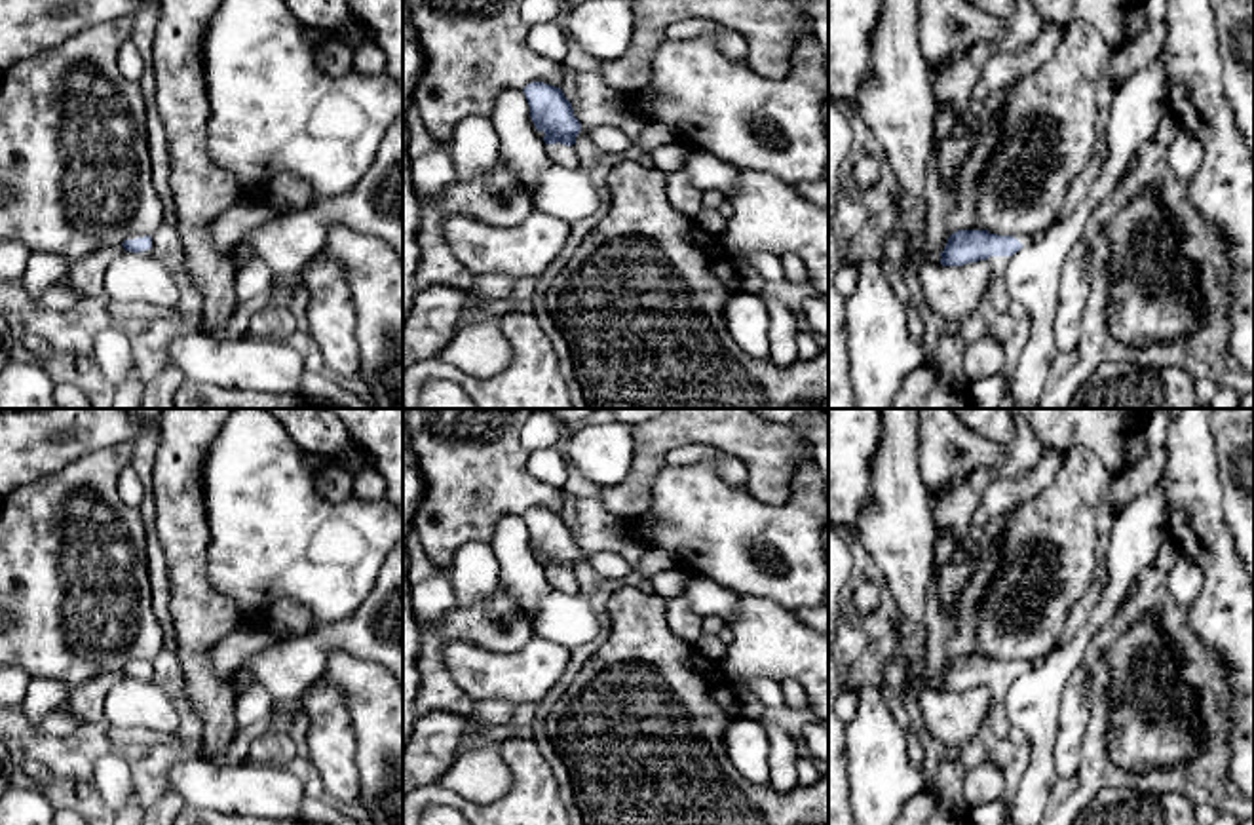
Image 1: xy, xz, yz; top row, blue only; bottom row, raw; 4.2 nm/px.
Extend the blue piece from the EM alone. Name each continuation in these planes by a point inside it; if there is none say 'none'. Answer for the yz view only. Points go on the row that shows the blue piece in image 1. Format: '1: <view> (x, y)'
1: yz (998, 295)

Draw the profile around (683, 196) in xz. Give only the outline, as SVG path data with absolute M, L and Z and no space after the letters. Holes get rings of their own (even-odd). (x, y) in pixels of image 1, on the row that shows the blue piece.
M684 167L667 175L667 198L671 205L695 221L701 211L701 192L690 184L688 173Z

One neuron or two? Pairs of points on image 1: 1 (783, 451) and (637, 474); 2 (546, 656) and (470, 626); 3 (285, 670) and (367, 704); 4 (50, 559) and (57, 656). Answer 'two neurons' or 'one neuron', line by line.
1: one neuron
2: two neurons
3: two neurons
4: one neuron

